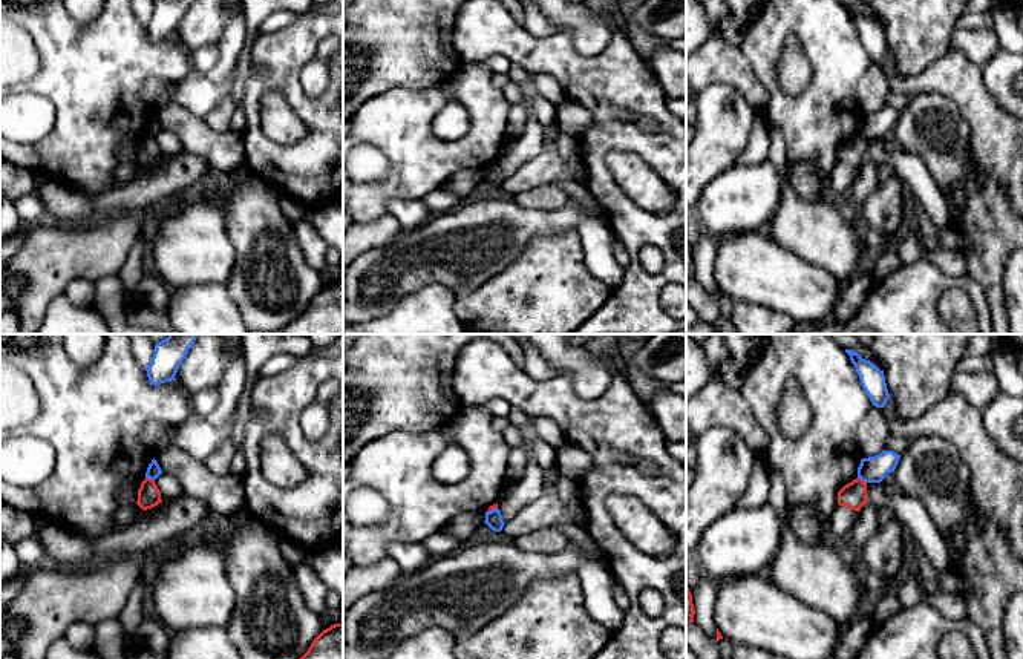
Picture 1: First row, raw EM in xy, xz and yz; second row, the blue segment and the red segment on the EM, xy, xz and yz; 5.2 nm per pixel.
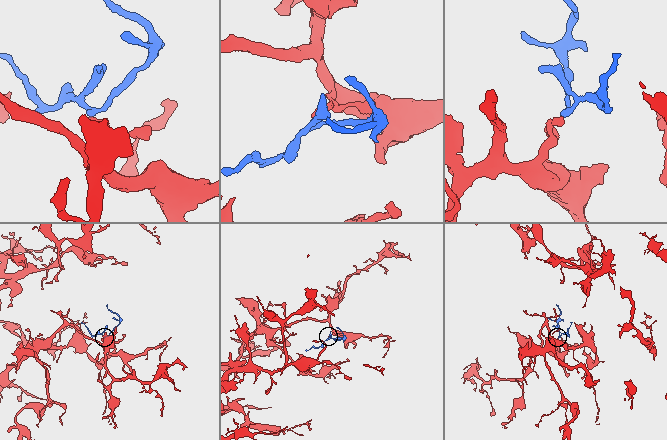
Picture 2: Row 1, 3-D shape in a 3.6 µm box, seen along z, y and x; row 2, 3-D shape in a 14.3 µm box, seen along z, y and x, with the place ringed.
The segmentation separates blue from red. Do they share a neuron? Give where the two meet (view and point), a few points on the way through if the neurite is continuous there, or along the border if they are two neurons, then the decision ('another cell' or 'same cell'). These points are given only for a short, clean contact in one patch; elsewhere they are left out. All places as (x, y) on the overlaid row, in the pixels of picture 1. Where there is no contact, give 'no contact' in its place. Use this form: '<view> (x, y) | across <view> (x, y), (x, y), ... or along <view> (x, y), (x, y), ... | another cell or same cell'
xy (150, 478) | along xy (146, 477), (153, 480) | another cell

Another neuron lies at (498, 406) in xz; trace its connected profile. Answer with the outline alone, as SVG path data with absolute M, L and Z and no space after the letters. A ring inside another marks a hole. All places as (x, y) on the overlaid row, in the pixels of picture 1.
M493 398L481 406L485 412L489 412L493 418L496 417L508 417L512 405L504 398Z

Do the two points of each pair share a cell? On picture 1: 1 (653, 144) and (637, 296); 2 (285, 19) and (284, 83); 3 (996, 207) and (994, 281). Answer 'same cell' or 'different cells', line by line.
1: same cell
2: different cells
3: same cell

